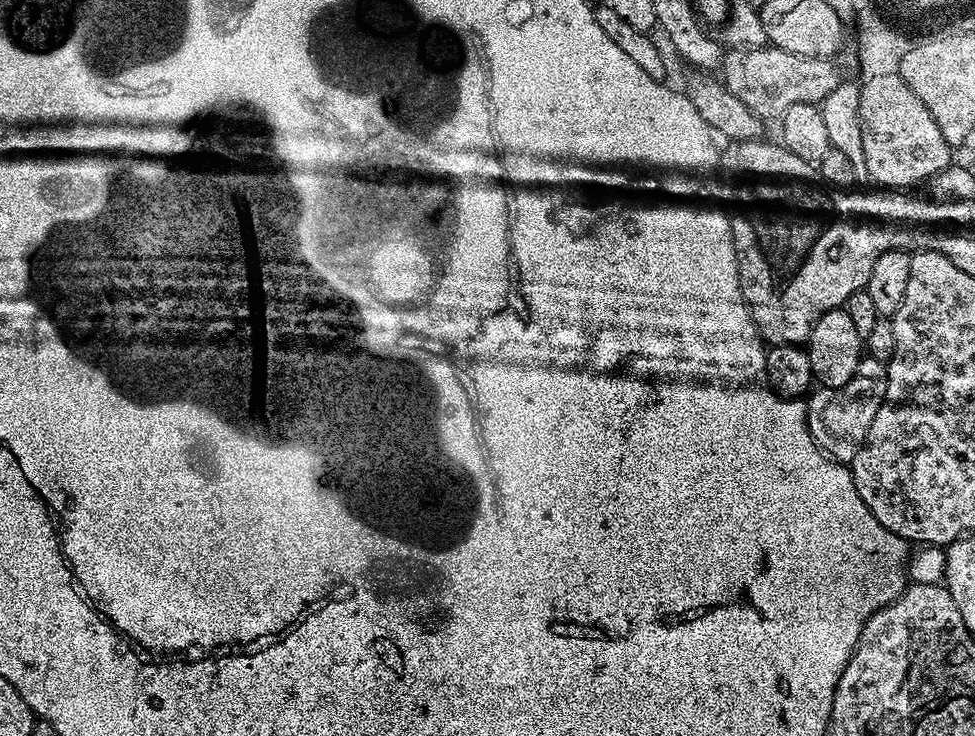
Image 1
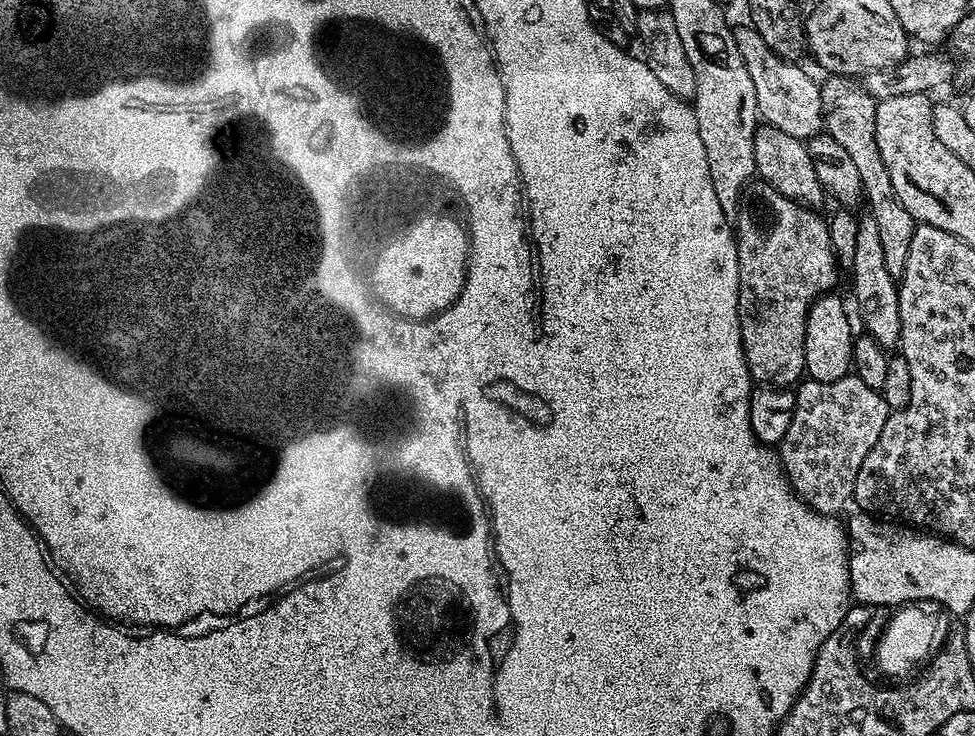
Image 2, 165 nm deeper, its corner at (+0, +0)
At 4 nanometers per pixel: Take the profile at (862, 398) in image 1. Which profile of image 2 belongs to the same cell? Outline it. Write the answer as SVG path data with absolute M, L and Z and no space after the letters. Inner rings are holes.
M854 374L834 382L805 379L795 394L796 408L792 412L790 430L786 430L778 445L784 475L796 495L814 511L839 513L839 508L853 499L858 470L862 470L866 454L874 450L874 442L878 442L882 426L886 426L890 409L877 389L866 386L866 382Z

